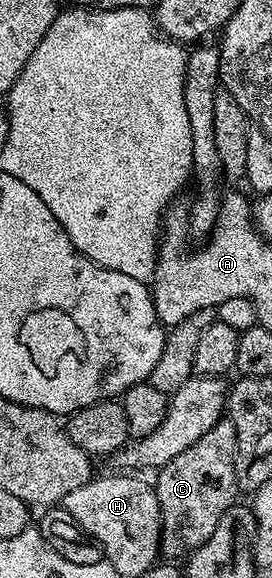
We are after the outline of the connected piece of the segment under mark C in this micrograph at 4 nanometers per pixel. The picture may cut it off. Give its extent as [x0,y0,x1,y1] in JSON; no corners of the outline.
[155,417,239,560]

